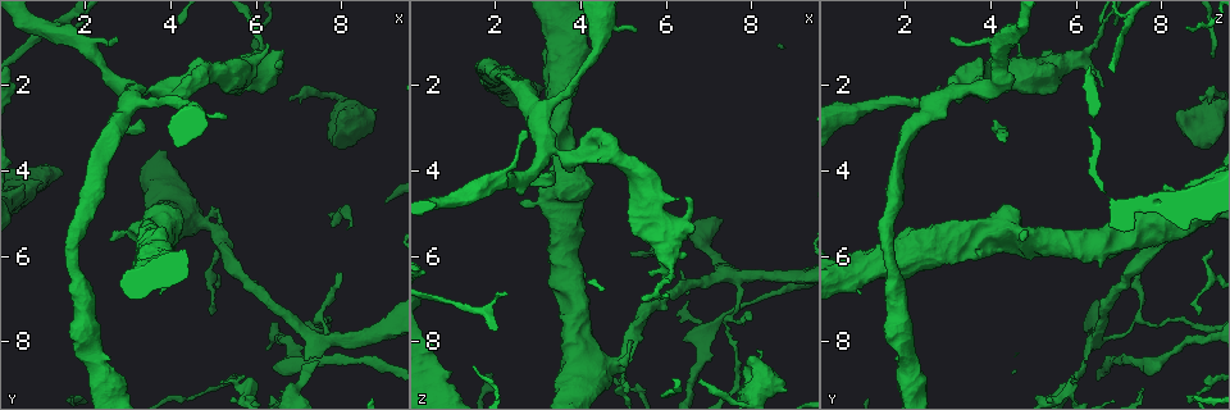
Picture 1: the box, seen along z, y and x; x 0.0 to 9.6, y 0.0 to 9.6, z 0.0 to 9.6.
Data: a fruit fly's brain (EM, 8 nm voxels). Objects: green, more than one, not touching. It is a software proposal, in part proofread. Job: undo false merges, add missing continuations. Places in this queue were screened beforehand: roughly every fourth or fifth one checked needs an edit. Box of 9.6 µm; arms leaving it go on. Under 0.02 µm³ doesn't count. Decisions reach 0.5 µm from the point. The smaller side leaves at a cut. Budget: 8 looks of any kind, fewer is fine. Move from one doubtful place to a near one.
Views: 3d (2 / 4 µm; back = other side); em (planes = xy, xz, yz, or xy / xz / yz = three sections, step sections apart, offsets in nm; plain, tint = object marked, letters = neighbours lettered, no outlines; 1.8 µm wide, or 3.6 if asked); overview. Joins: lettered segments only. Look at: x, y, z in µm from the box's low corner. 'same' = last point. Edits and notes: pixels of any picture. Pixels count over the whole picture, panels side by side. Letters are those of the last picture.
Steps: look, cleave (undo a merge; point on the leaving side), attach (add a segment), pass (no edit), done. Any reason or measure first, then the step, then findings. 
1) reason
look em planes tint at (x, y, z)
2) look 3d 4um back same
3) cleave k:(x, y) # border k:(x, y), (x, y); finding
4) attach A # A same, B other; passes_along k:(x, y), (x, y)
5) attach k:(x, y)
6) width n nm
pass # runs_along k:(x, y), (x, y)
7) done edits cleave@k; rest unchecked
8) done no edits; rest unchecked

calibre changes
look 3d 4um at (7.45, 7.95, 6.45)

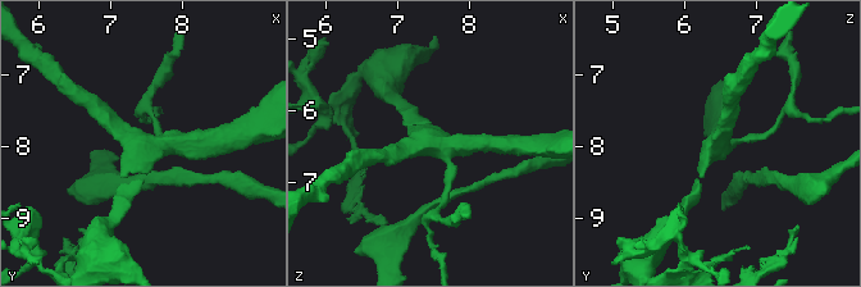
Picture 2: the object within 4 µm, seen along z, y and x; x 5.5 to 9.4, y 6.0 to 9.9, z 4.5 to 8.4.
arms 4
look em planes tint at (7.40, 7.95, 6.45)

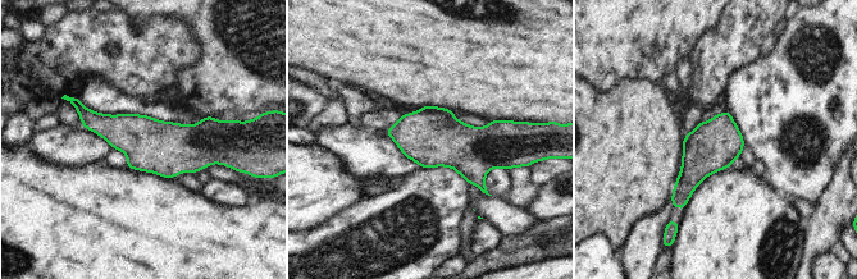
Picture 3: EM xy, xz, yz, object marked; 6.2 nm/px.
look em planes letters same

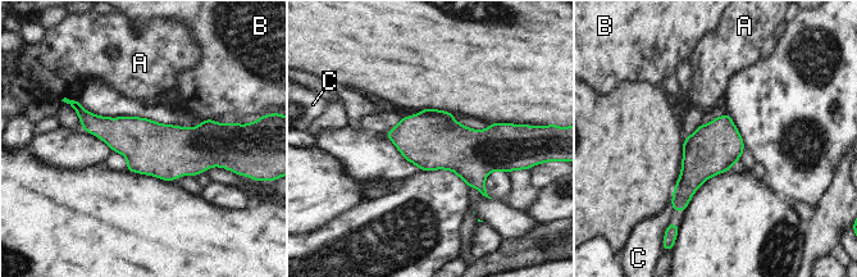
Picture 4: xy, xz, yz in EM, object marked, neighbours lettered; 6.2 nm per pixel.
pass # A other, B other, C other; runs_along 4:(77, 107), (136, 139), (220, 137); one neuron here

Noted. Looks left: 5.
thin end
look 3d 2um at (6.75, 2.30, 8.90)

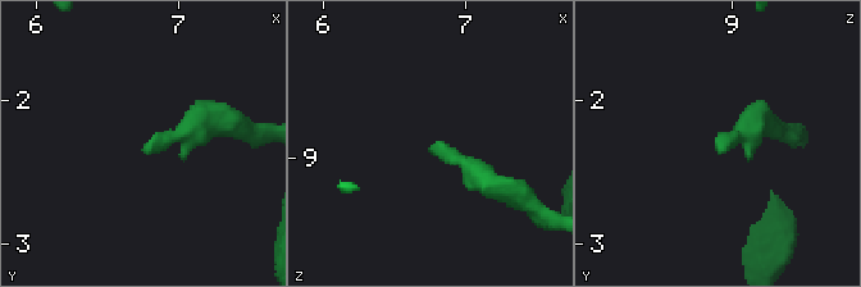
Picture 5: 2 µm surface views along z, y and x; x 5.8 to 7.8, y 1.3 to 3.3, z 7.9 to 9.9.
need the tissue
look em yz step 8 letters at (6.76, 2.32, 8.96)

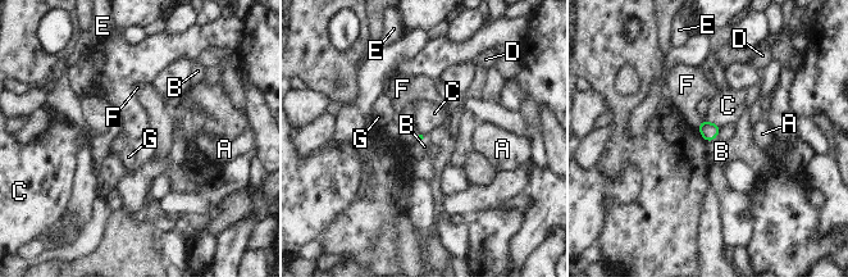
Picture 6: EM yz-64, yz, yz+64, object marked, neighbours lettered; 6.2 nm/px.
pass # A other, B other, C other, D other, E other, F other, G other; border 6:(703, 119), (711, 121), (720, 127); none of them fits

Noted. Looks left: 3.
arms part here
look em planes tint at (3.30, 2.10, 3.55)

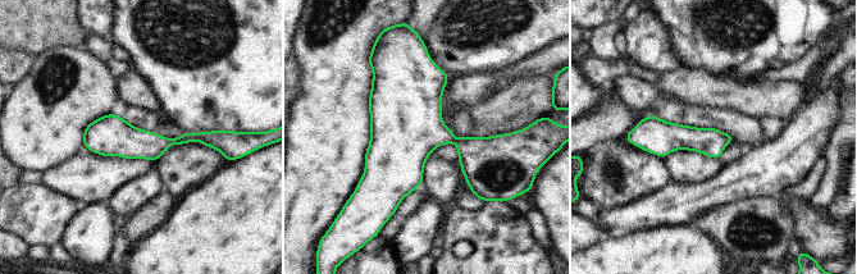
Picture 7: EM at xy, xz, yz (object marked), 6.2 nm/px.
what lies round it
look em planes letters same

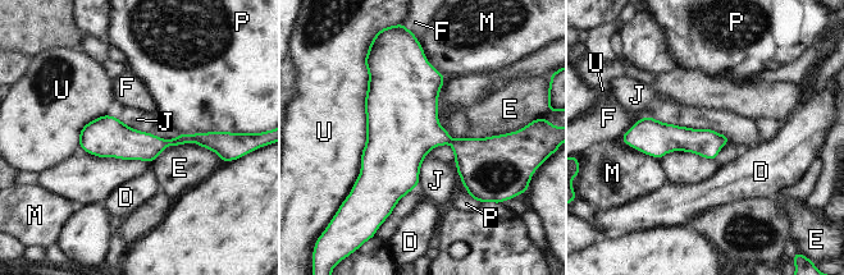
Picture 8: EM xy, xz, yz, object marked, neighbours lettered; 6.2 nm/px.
width 180 nm
pass # D other, E other, F other, J other, M other, P other, U other; runs_along 8:(82, 137), (126, 143), (202, 138), (213, 146); all the same neuron

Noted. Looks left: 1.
done no edits; rest unchecked

